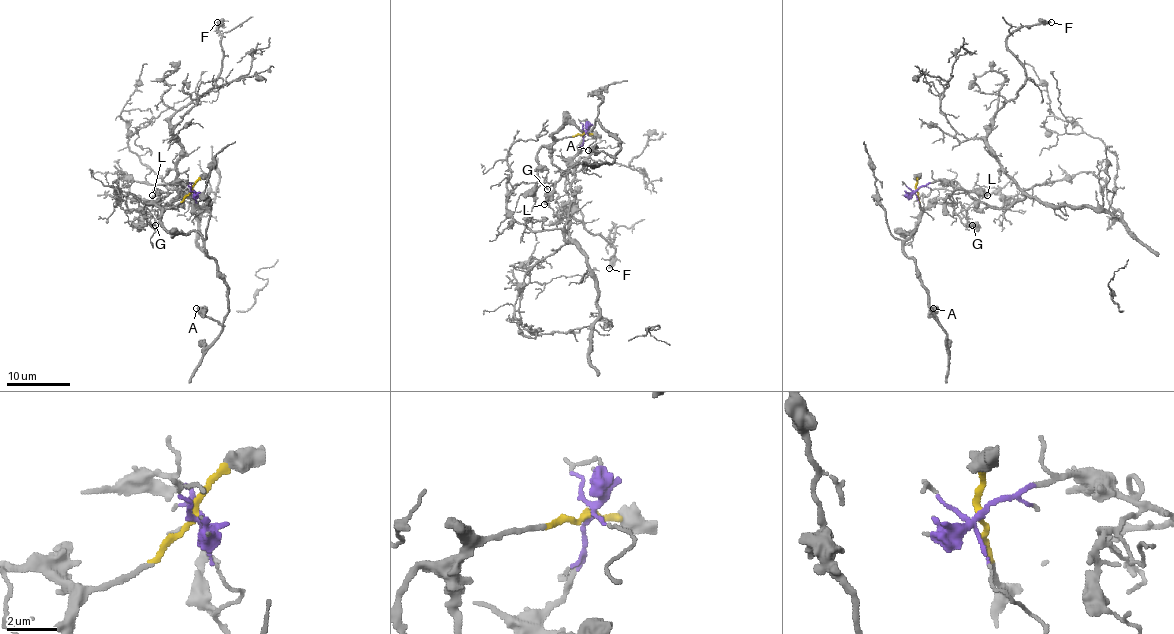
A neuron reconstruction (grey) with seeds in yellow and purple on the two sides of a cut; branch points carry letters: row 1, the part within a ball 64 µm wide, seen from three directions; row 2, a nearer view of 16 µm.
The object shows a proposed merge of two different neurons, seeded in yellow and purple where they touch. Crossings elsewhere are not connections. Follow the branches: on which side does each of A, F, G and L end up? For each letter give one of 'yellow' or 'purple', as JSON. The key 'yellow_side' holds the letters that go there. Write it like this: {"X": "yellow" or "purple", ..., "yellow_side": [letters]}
{"A": "yellow", "F": "purple", "G": "yellow", "L": "yellow", "yellow_side": ["A", "G", "L"]}

